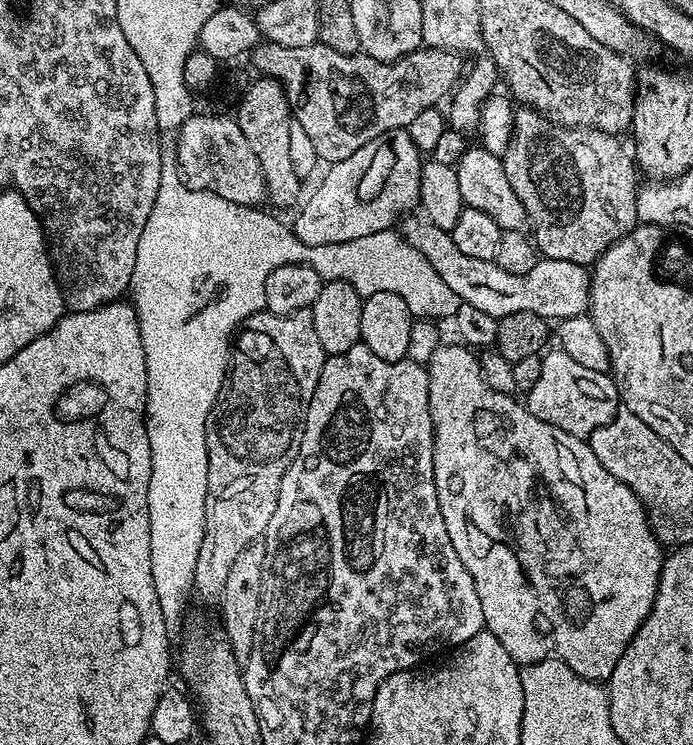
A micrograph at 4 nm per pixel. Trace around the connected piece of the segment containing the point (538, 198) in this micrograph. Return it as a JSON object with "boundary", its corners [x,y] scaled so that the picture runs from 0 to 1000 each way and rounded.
{"boundary":[[[760,142],[746,144],[743,152],[739,184],[724,213],[736,251],[762,289],[765,311],[778,342],[786,349],[859,356],[860,348],[885,325],[896,322],[921,301],[921,221],[913,205],[908,200],[906,204],[900,200],[900,193],[895,189],[899,187],[893,181],[856,172],[818,172],[789,161],[779,150],[772,150]]]}

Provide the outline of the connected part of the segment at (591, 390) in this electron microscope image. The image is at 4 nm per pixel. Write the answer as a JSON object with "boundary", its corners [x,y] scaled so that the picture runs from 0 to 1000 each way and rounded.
{"boundary":[[[807,464],[786,471],[782,478],[782,502],[776,513],[759,528],[759,546],[771,561],[782,566],[797,569],[805,577],[817,577],[817,583],[828,583],[838,588],[847,588],[854,584],[863,572],[874,572],[889,560],[892,549],[896,546],[895,525],[889,522],[887,509],[877,499],[864,499],[863,497],[850,497],[848,493],[828,486],[823,475],[817,475]]]}

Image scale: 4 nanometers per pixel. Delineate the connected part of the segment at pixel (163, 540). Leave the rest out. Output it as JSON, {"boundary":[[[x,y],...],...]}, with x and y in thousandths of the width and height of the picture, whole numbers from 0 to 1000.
{"boundary":[[[232,203],[231,216],[234,217],[234,234],[228,244],[228,266],[222,266],[222,282],[216,282],[216,293],[211,293],[211,303],[205,309],[205,319],[199,319],[199,346],[193,357],[190,369],[190,384],[188,388],[188,407],[196,416],[196,431],[205,448],[205,464],[211,475],[211,550],[208,552],[208,570],[211,583],[216,588],[216,652],[214,654],[214,683],[216,685],[216,770],[222,770],[222,793],[228,796],[228,813],[234,813],[234,830],[240,835],[240,846],[244,851],[254,851],[261,847],[260,831],[266,827],[266,820],[271,816],[271,799],[278,799],[280,791],[280,760],[286,756],[286,737],[291,733],[291,717],[297,711],[297,652],[300,651],[300,605],[297,604],[297,566],[309,540],[315,534],[315,523],[320,523],[323,503],[329,495],[329,481],[332,477],[332,463],[338,456],[338,447],[351,436],[355,427],[361,427],[369,419],[382,417],[381,396],[384,395],[384,373],[401,362],[401,357],[414,354],[444,354],[462,370],[462,374],[472,379],[475,376],[496,376],[511,389],[517,389],[521,400],[547,392],[567,392],[586,405],[586,411],[595,417],[596,426],[635,432],[639,424],[646,427],[657,426],[664,401],[644,384],[644,379],[632,370],[632,362],[615,349],[592,325],[583,322],[576,310],[561,309],[534,314],[528,319],[511,319],[505,325],[488,325],[486,328],[472,328],[470,330],[442,330],[423,314],[420,305],[414,299],[408,301],[404,295],[397,295],[387,285],[375,285],[374,278],[354,277],[326,271],[326,266],[315,266],[303,258],[281,258],[267,247],[260,236],[260,228],[254,224],[254,211],[247,203]]]}

